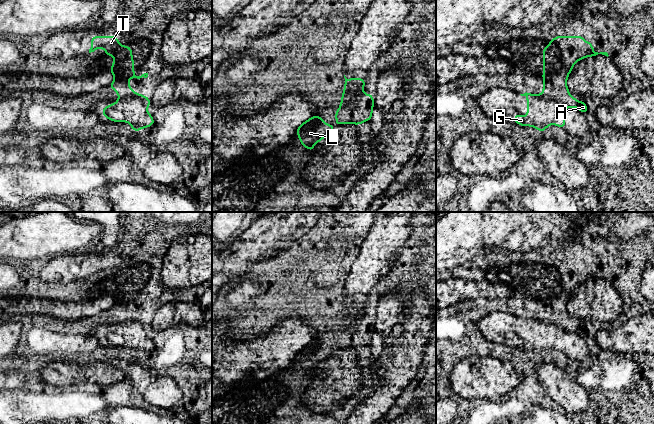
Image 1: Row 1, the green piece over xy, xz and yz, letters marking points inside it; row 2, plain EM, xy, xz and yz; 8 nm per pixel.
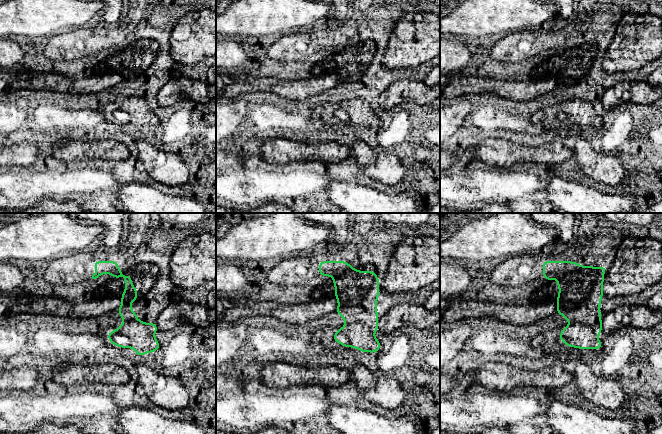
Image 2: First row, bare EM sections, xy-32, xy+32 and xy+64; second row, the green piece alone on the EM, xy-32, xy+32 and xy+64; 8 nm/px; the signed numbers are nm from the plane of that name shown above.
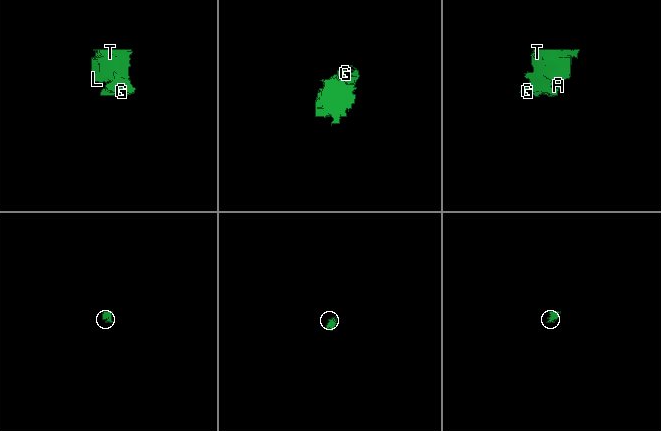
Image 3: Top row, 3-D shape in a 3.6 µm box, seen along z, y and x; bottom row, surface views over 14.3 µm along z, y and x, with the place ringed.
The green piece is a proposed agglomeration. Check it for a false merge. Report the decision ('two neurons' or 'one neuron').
two neurons

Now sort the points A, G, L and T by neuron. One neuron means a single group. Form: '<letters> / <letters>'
A L T / G

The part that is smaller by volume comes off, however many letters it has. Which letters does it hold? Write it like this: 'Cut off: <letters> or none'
Cut off: G

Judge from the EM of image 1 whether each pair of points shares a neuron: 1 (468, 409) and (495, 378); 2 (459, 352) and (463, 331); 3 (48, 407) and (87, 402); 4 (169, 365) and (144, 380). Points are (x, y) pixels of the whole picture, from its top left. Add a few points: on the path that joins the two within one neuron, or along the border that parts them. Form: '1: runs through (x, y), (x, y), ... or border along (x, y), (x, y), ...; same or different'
1: border along (459, 396), (465, 399), (494, 399); different
2: runs through (459, 347), (461, 336); same
3: runs through (58, 404), (62, 402), (77, 402); same
4: border along (136, 364), (155, 374), (168, 375), (177, 383); different

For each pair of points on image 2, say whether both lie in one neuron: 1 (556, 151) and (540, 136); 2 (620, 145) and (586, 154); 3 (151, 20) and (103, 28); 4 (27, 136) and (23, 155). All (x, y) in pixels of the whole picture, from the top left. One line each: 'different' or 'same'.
1: different
2: different
3: same
4: same

